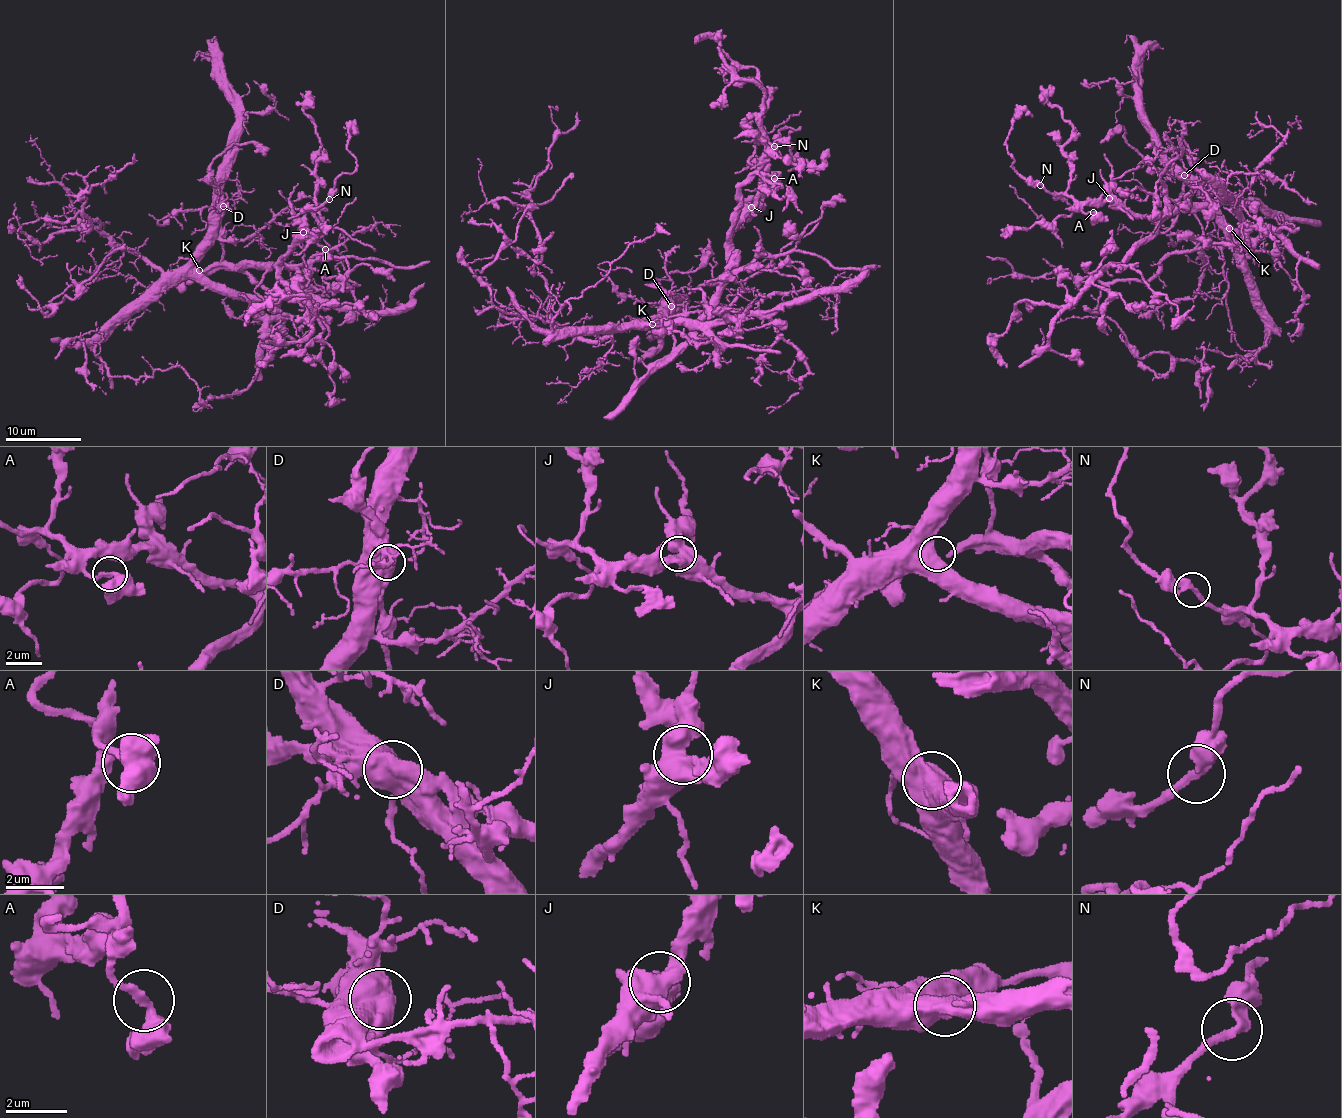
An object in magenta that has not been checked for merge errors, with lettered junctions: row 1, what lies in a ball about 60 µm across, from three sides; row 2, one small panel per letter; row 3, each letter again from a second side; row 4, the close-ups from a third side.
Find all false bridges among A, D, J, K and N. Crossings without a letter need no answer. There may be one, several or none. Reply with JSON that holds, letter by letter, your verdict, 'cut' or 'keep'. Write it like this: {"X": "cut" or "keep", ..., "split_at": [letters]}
{"A": "keep", "D": "cut", "J": "keep", "K": "keep", "N": "keep", "split_at": ["D"]}

